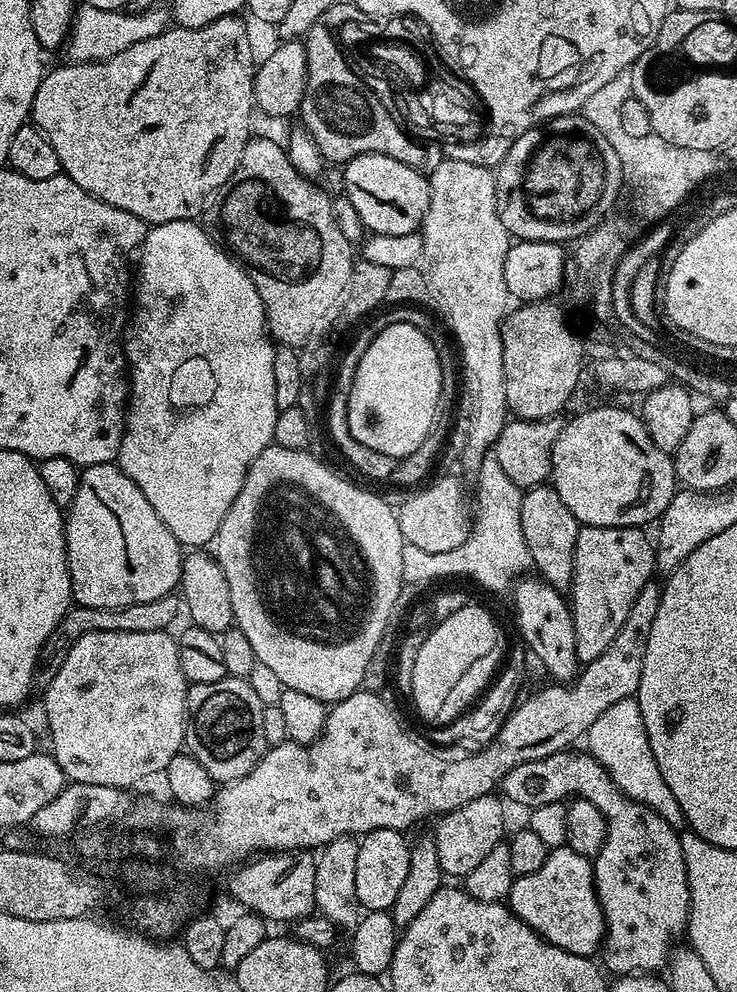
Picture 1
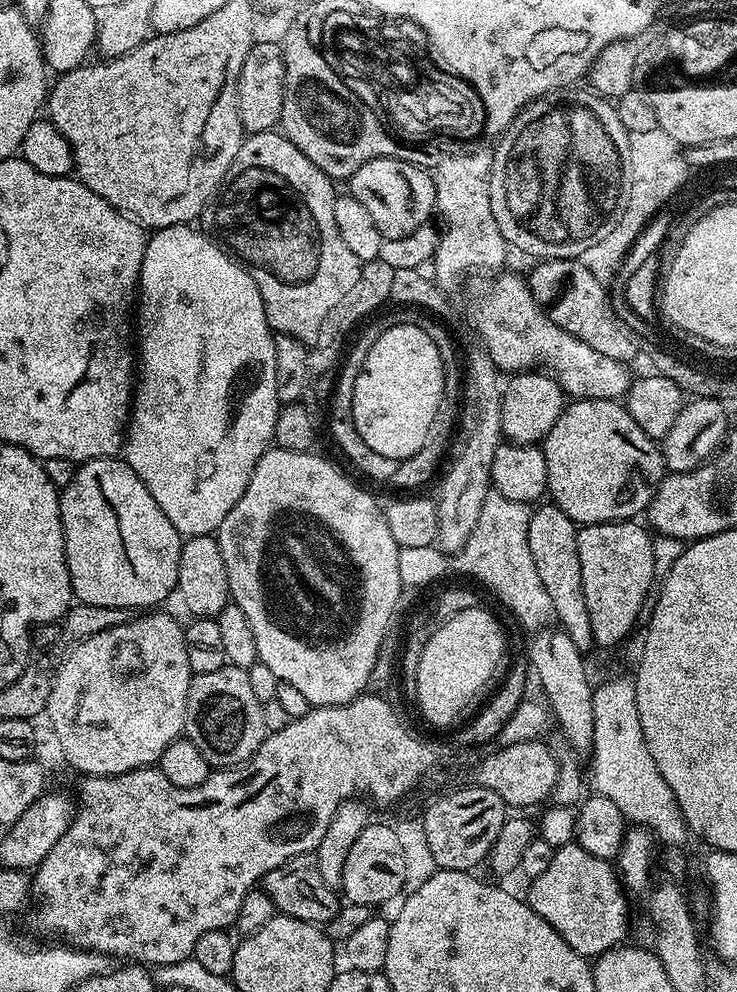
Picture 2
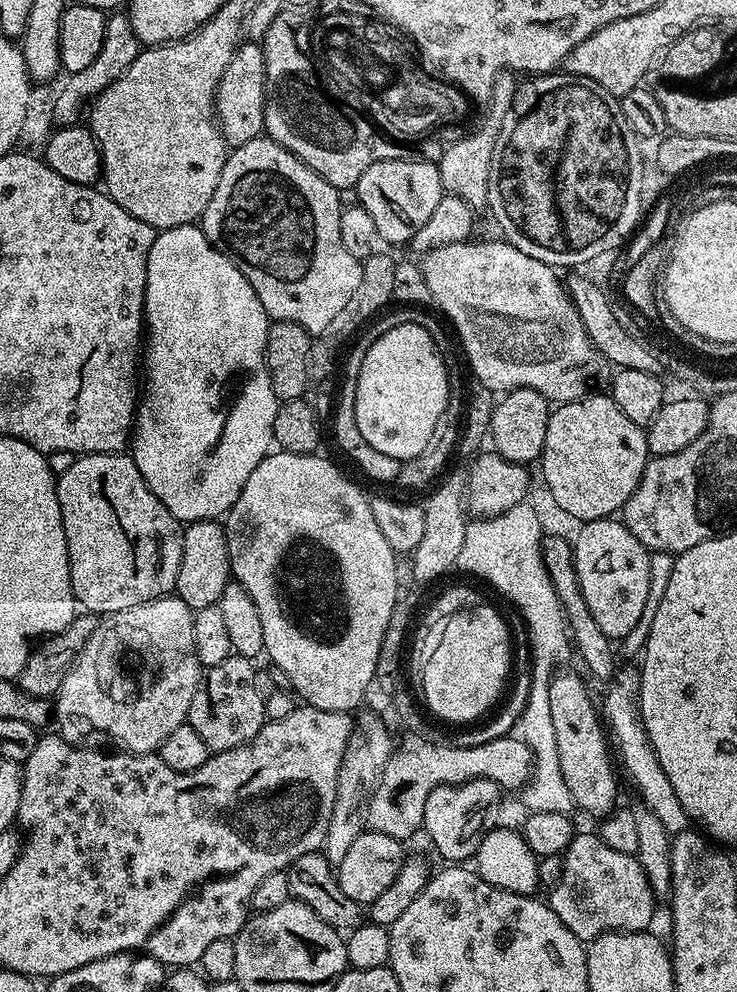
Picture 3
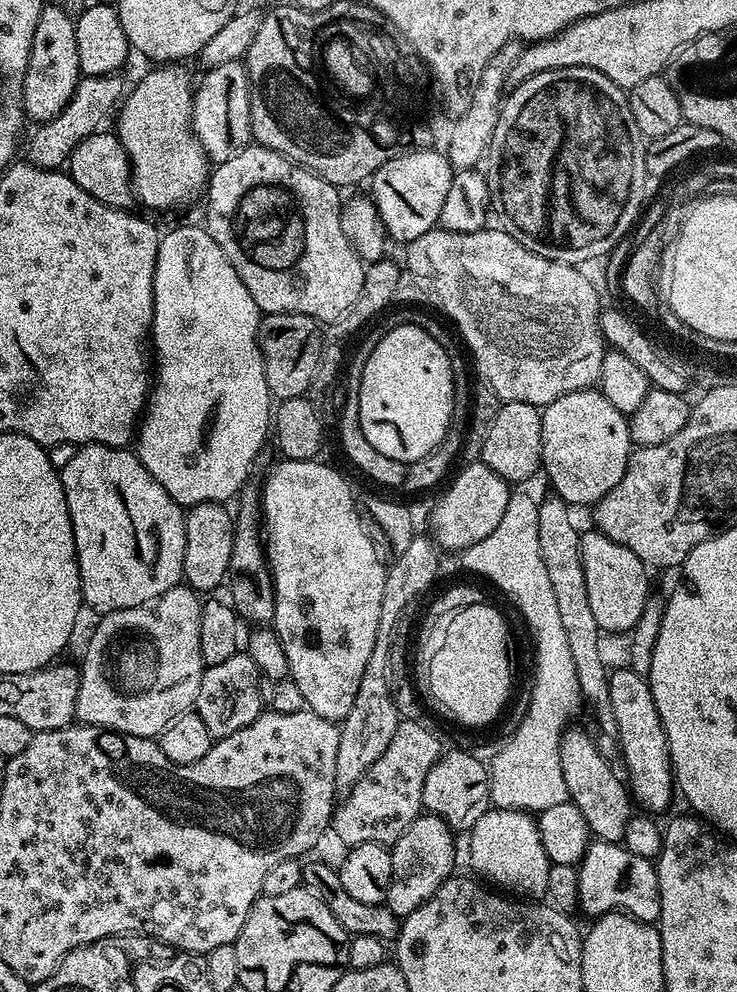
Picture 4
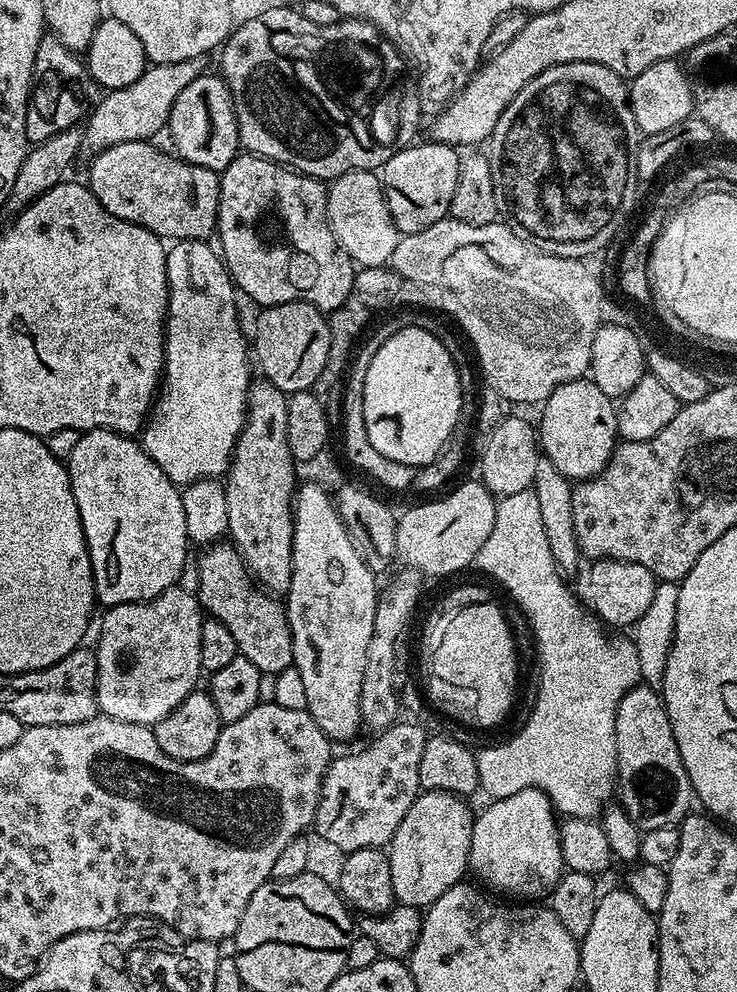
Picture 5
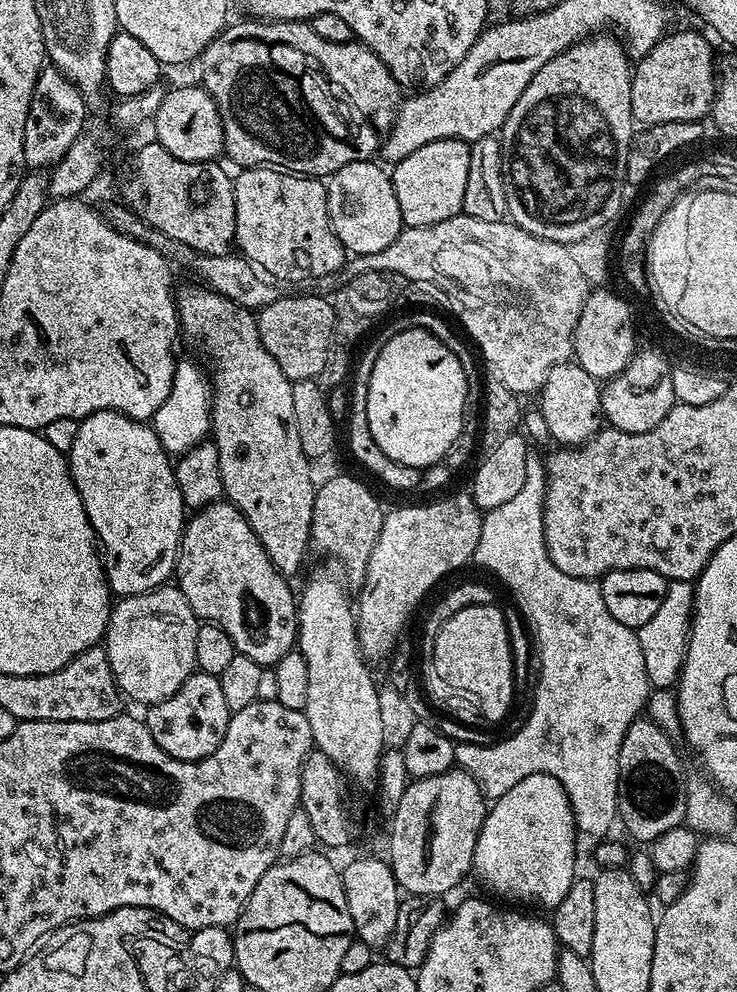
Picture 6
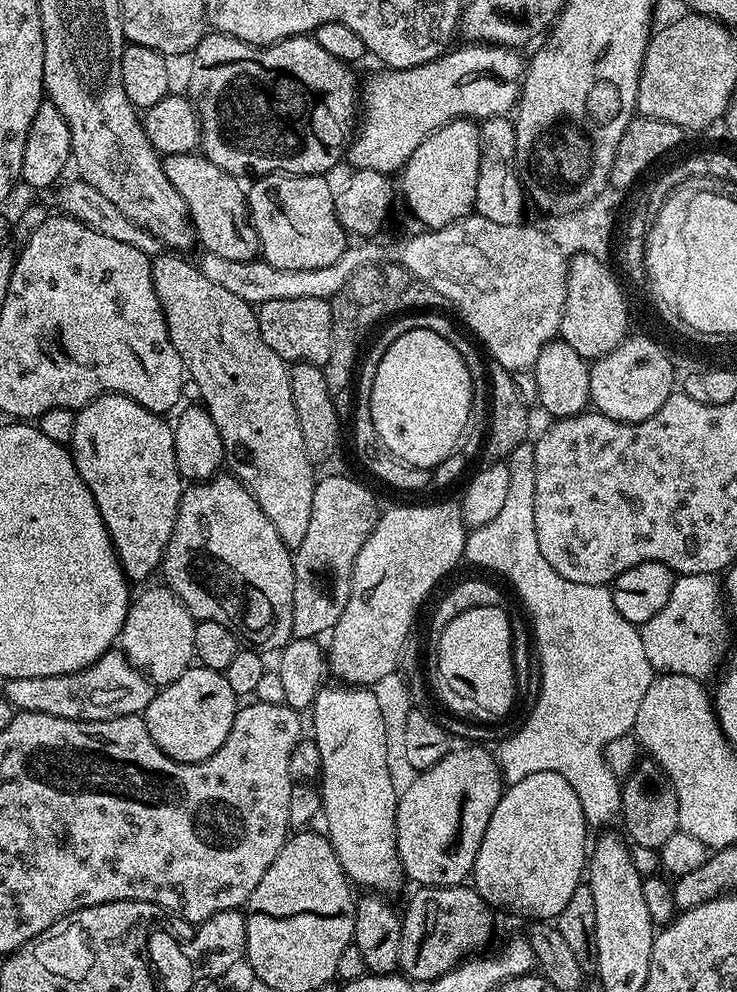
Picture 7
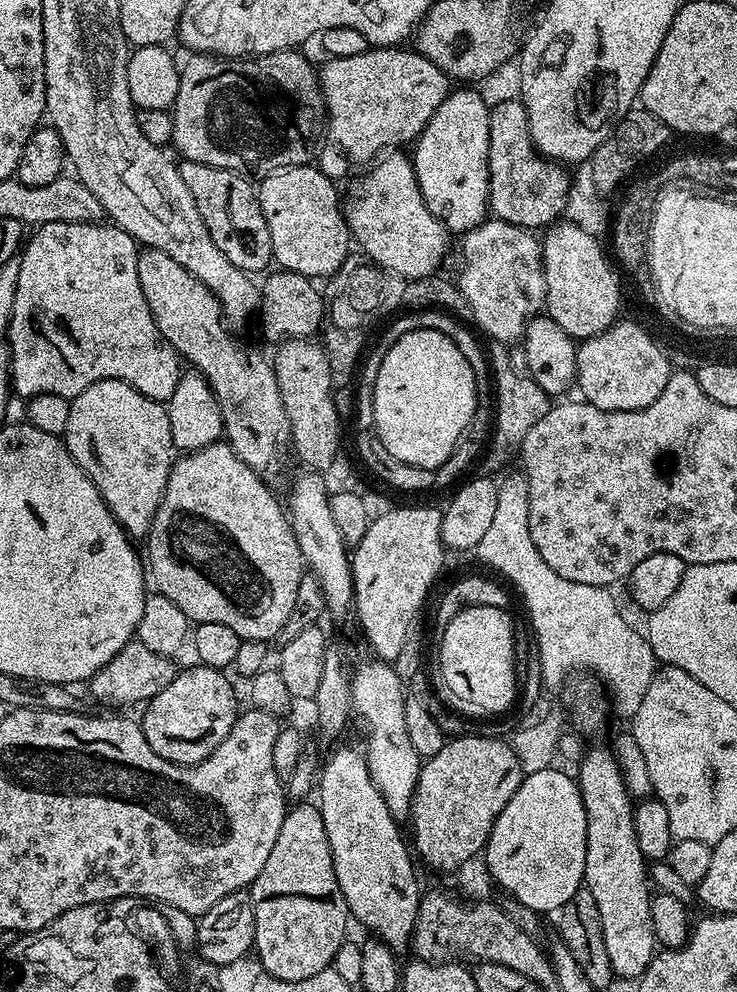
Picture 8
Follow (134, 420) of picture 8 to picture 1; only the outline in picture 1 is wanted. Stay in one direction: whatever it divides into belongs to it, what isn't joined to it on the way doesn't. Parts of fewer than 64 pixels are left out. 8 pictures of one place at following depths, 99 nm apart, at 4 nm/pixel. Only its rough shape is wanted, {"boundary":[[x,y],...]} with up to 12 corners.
{"boundary":[[119,463],[66,508],[72,599],[173,595],[182,546]]}

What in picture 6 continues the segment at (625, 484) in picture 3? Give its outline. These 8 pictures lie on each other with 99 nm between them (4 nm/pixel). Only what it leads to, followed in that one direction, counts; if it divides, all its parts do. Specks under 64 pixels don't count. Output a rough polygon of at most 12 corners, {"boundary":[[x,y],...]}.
{"boundary":[[575,362],[546,374],[551,439],[579,446],[605,423],[601,385]]}

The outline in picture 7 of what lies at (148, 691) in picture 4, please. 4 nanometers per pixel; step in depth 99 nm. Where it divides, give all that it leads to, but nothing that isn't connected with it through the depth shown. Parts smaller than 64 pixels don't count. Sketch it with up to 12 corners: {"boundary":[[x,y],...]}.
{"boundary":[[167,586],[128,606],[119,651],[153,685],[193,663],[197,621]]}

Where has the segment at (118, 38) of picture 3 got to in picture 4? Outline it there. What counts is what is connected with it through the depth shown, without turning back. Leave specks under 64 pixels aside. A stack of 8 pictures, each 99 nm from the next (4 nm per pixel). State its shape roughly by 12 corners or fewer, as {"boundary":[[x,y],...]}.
{"boundary":[[123,75],[84,76],[43,121],[27,163],[63,169],[121,103]]}

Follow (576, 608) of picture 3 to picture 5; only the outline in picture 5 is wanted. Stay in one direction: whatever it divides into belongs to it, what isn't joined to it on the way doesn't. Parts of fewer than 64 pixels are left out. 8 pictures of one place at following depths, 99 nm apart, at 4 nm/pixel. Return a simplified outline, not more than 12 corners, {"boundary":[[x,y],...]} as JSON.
{"boundary":[[663,695],[618,702],[618,803],[641,833],[679,825],[694,793]]}

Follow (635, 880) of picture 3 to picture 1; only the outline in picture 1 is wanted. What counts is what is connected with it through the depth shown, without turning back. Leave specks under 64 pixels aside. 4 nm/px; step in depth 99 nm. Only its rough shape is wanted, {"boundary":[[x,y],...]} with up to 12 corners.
{"boundary":[[553,847],[506,901],[546,942],[591,957],[604,938],[594,864]]}

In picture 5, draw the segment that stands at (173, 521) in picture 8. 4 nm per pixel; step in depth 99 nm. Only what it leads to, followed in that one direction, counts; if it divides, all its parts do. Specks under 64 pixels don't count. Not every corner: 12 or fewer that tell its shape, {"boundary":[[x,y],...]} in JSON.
{"boundary":[[217,542],[196,564],[201,609],[260,672],[293,667],[288,609]]}

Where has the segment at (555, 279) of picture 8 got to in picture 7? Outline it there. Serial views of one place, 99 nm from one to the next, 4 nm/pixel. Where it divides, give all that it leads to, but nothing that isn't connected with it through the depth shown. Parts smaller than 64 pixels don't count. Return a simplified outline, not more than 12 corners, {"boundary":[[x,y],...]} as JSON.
{"boundary":[[571,257],[559,339],[583,360],[629,335],[621,281]]}

